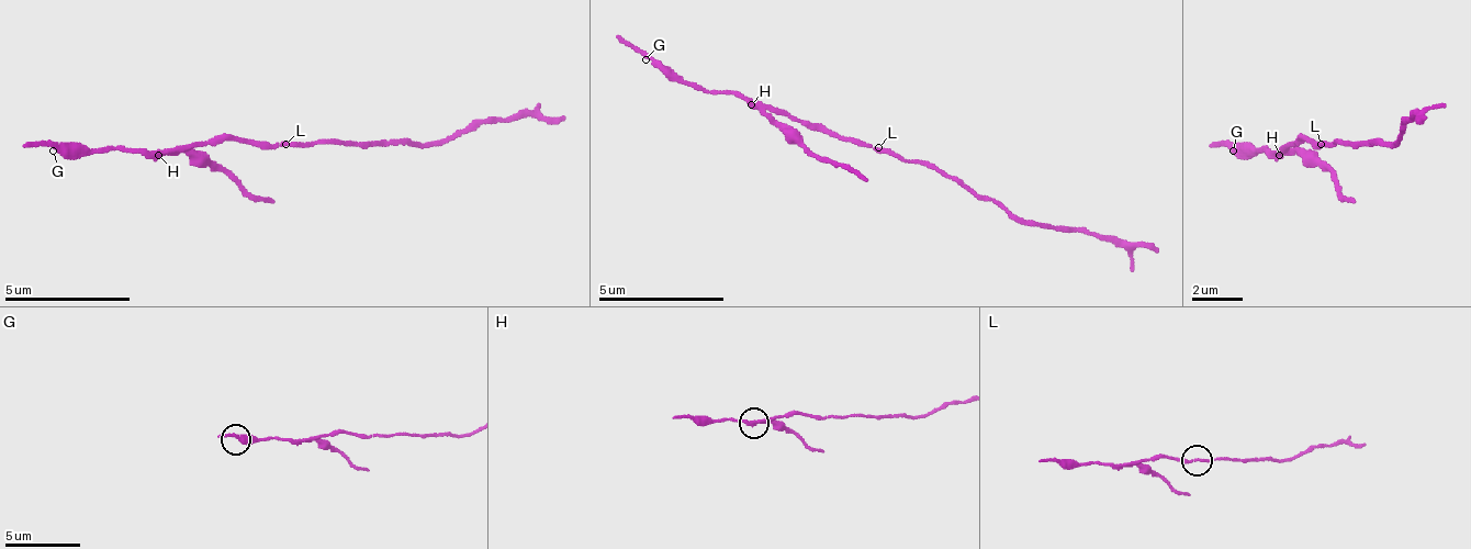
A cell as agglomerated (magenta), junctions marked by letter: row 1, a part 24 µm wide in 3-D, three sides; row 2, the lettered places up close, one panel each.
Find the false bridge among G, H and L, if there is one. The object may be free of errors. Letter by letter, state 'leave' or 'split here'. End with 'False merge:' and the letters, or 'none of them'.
G: leave
H: split here
L: leave
False merge: H

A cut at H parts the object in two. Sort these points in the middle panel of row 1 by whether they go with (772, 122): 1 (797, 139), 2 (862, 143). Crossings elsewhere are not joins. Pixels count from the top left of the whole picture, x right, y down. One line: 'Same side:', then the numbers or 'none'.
Same side: 1

